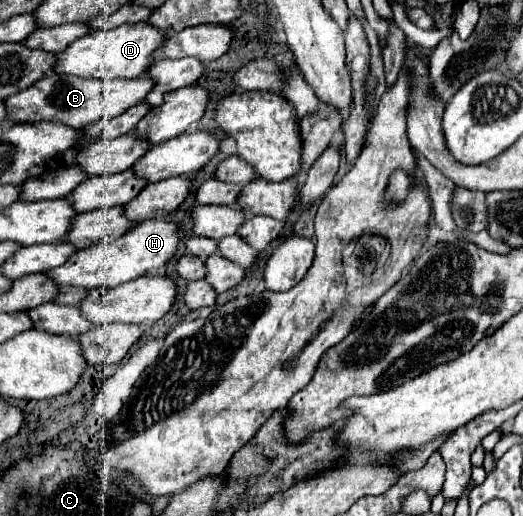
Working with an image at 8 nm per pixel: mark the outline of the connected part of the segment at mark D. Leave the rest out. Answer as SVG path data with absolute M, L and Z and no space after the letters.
M148 22L138 24L122 24L114 30L102 32L94 30L88 36L72 42L62 54L58 54L58 62L54 72L58 74L74 74L84 78L136 78L144 74L152 64L152 54L166 42L166 32L158 30Z

